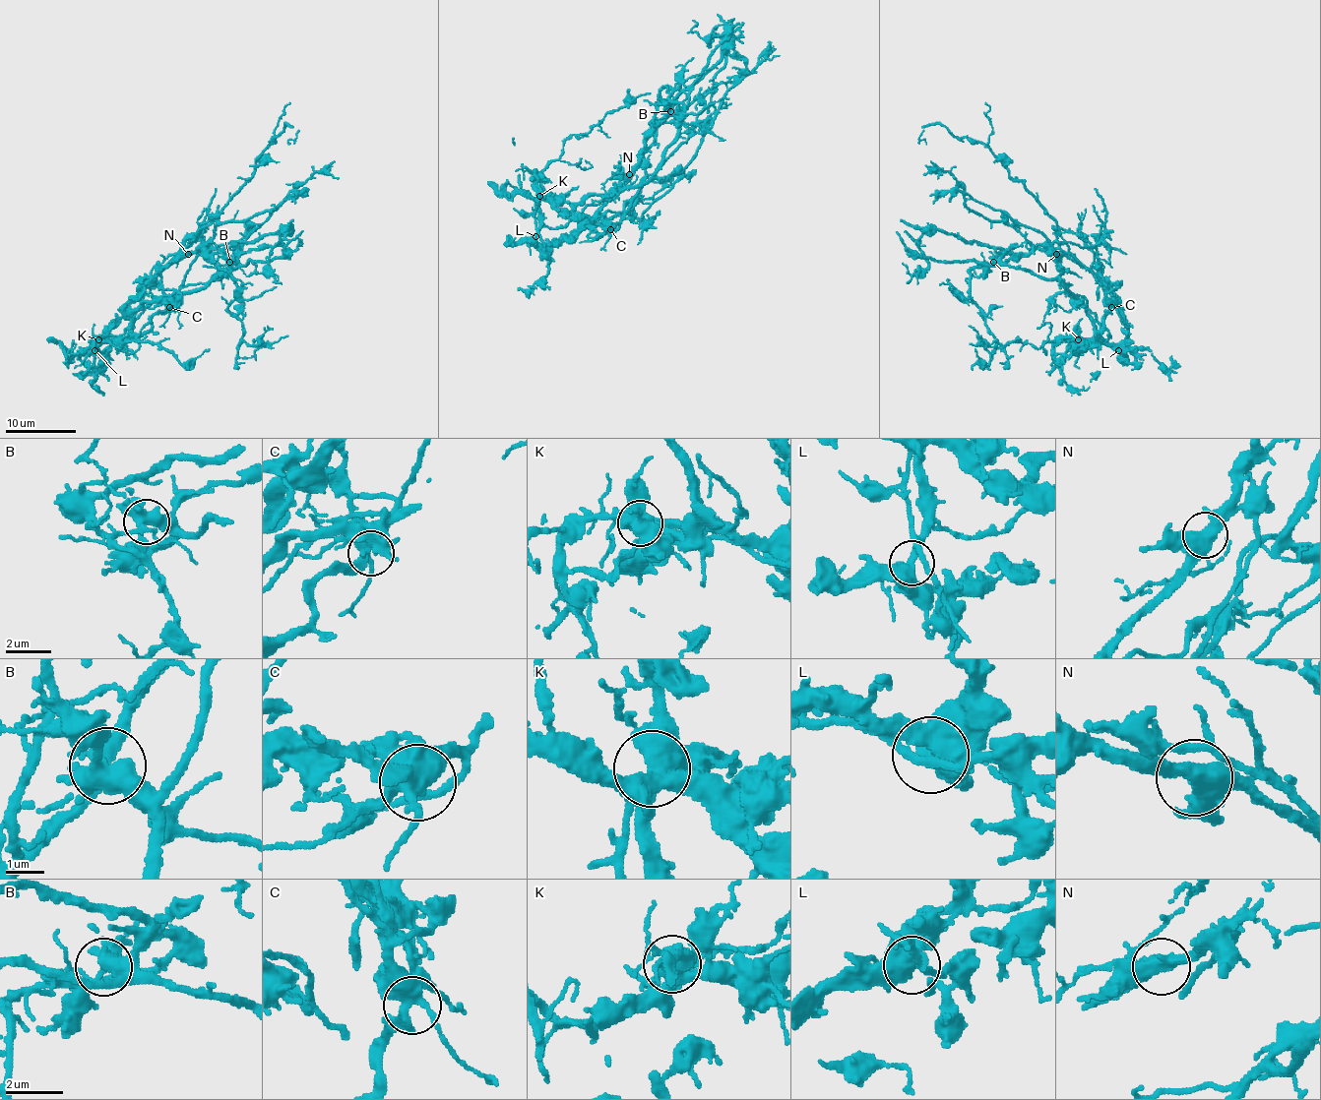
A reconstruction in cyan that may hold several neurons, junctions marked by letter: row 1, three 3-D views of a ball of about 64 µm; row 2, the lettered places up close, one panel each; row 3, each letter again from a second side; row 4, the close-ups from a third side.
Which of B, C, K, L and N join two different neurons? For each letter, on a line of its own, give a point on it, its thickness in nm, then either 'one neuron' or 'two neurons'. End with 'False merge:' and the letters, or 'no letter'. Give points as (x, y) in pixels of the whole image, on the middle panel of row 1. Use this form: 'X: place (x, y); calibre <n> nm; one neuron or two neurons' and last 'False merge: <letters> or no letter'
B: place (670, 111); calibre 460 nm; one neuron
C: place (610, 229); calibre 440 nm; one neuron
K: place (539, 196); calibre 550 nm; one neuron
L: place (535, 236); calibre 480 nm; one neuron
N: place (629, 174); calibre 480 nm; one neuron
False merge: no letter

